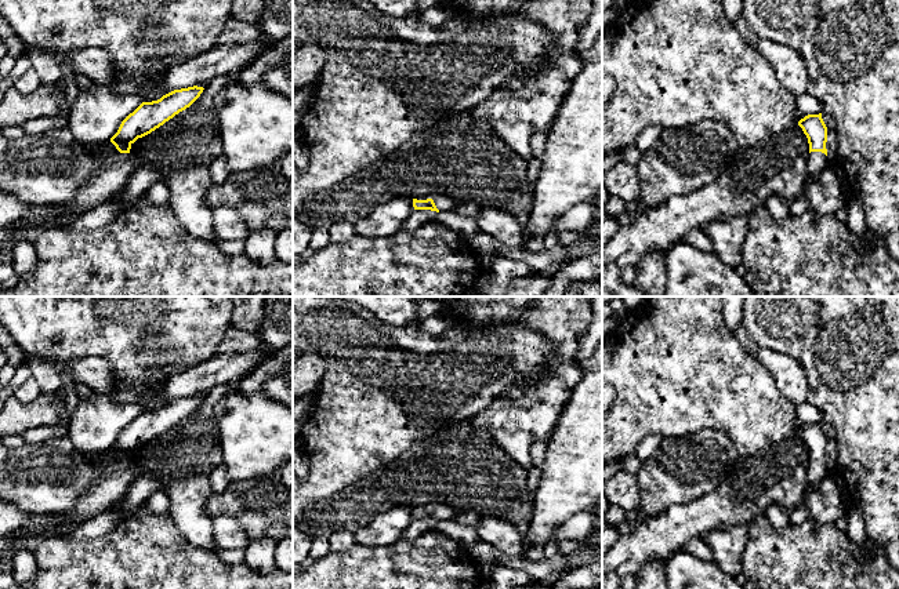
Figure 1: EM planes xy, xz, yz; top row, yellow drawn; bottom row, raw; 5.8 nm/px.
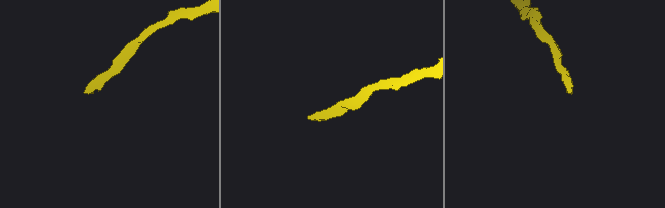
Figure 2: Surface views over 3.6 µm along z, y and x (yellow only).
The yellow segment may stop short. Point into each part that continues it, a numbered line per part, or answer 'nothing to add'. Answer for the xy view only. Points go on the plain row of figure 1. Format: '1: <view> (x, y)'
1: xy (105, 493)

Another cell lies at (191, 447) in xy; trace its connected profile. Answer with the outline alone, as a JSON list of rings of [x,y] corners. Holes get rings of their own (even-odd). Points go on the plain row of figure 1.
[[[231,383],[211,389],[200,406],[151,443],[131,452],[139,476],[153,477],[163,490],[192,476],[209,476],[224,465],[214,407]]]

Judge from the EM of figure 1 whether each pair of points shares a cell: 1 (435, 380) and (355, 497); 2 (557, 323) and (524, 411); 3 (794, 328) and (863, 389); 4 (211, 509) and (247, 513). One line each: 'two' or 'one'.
1: two
2: one
3: one
4: one

